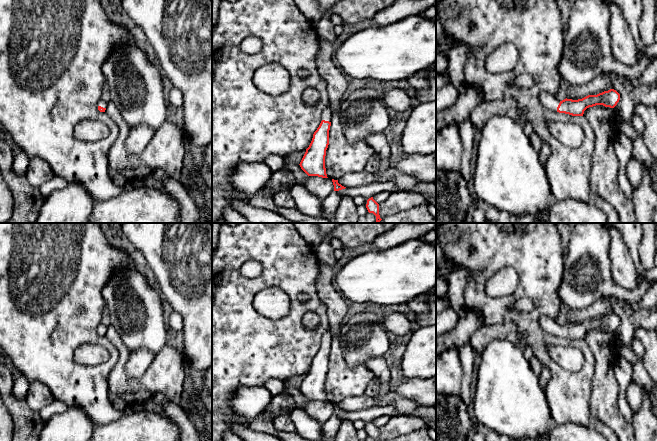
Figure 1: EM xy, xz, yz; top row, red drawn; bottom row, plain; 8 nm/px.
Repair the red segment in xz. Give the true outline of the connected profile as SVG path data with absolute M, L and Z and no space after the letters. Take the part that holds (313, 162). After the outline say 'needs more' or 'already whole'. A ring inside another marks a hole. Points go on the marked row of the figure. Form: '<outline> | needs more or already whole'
M328 105L323 111L322 121L314 132L312 141L299 164L308 176L328 178L325 168L325 156L329 145L331 118L332 109Z | needs more

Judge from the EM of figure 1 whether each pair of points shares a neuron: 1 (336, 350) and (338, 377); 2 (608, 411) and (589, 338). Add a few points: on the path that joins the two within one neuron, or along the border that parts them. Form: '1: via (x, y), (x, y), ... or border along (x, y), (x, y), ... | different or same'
1: via (336, 357), (338, 370) | same
2: via (604, 393), (604, 356) | same

